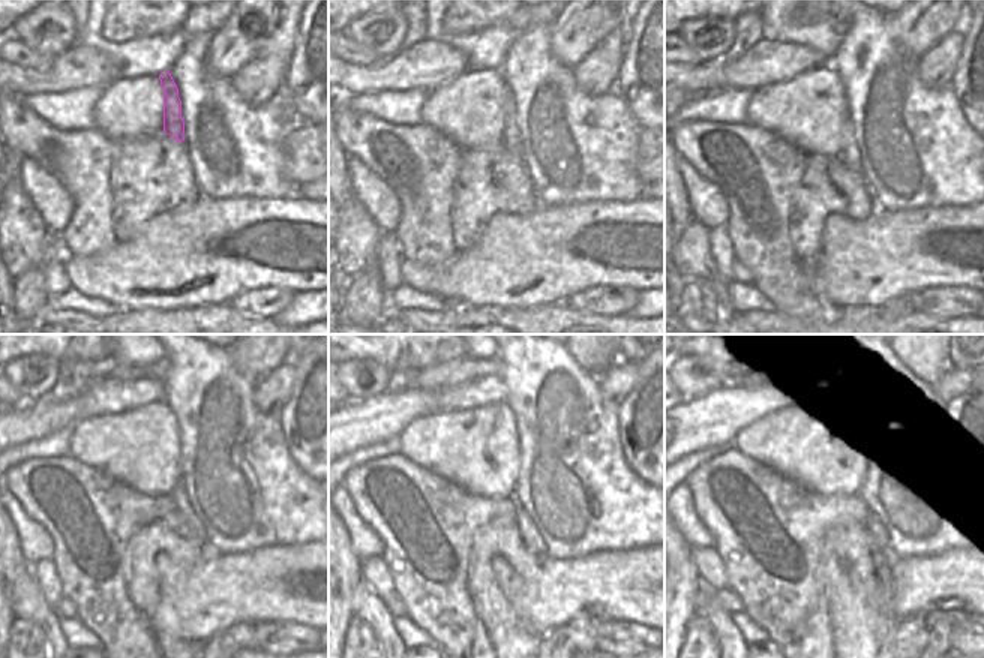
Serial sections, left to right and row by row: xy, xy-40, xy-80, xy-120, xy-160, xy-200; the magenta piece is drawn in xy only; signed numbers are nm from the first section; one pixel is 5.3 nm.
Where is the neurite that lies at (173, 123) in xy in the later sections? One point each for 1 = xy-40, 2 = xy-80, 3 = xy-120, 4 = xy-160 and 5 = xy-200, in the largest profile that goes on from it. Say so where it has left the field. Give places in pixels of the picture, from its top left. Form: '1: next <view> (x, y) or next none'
1: next xy-40 (510, 132)
2: next xy-80 (849, 155)
3: next xy-120 (179, 496)
4: next xy-160 (530, 534)
5: next xy-200 (881, 564)

